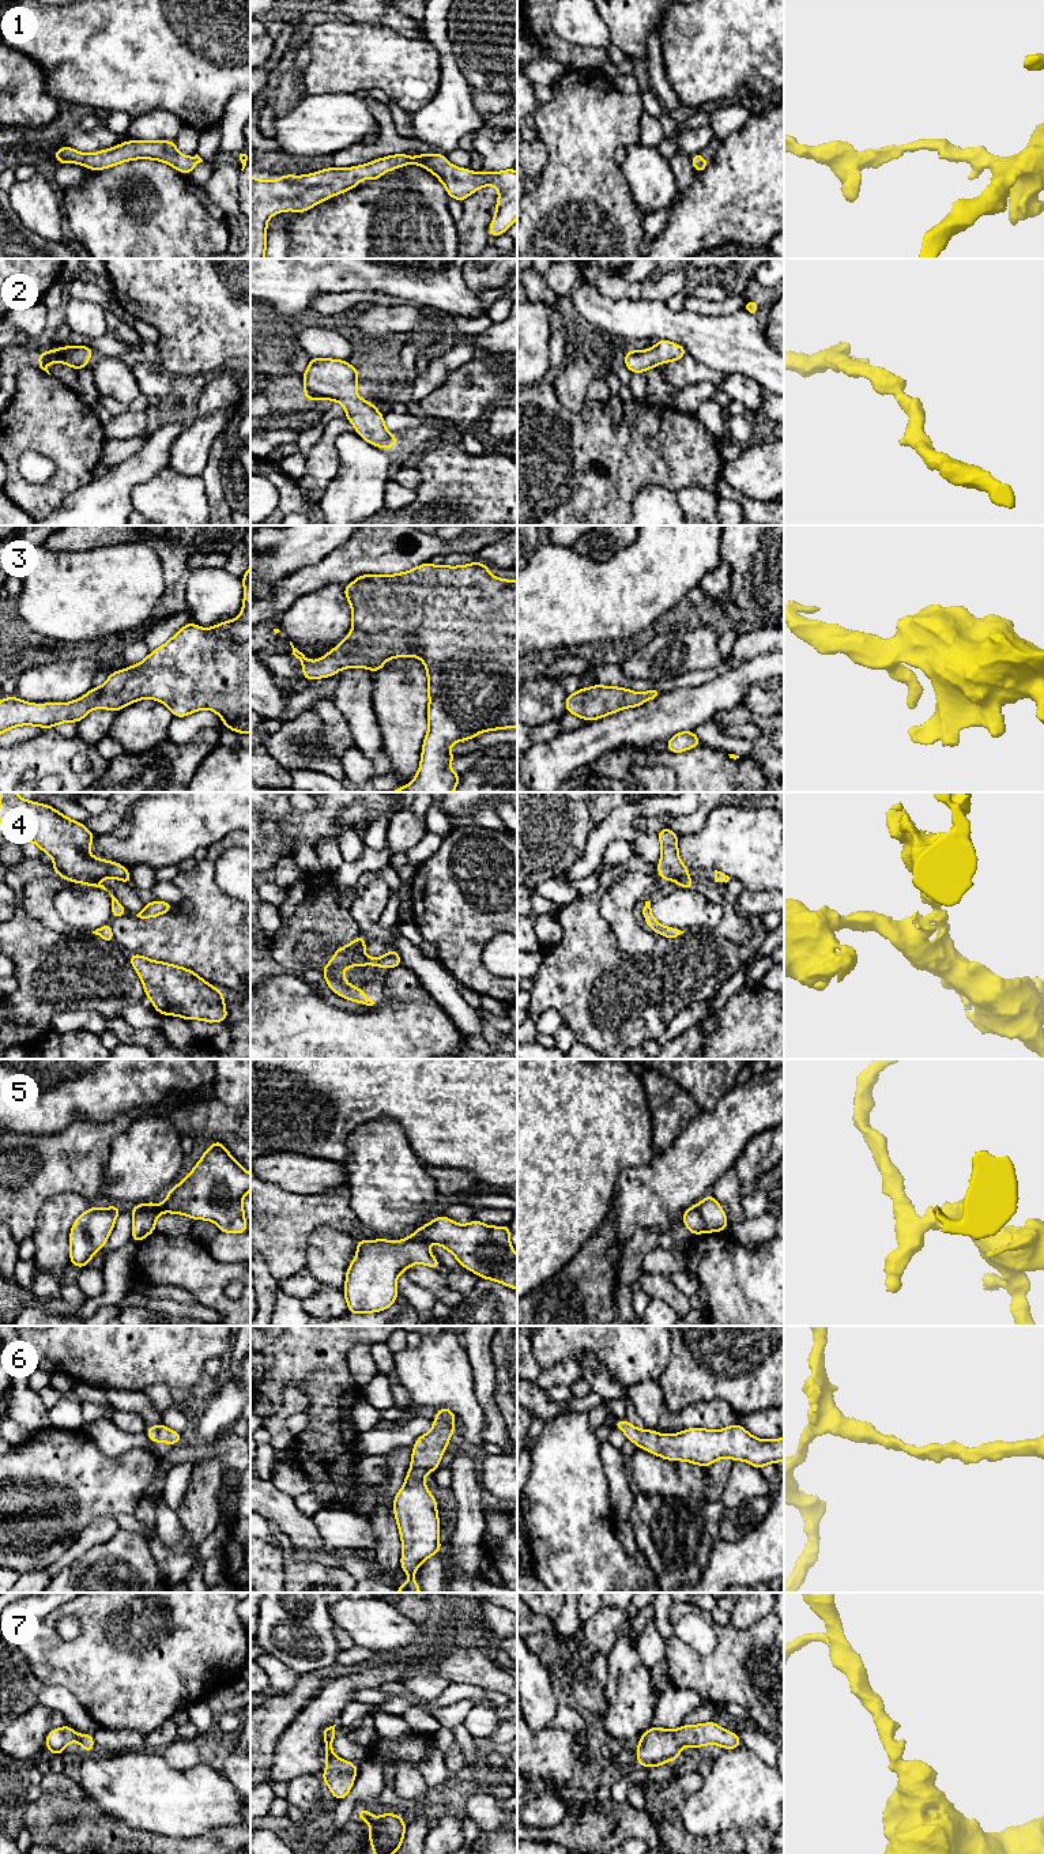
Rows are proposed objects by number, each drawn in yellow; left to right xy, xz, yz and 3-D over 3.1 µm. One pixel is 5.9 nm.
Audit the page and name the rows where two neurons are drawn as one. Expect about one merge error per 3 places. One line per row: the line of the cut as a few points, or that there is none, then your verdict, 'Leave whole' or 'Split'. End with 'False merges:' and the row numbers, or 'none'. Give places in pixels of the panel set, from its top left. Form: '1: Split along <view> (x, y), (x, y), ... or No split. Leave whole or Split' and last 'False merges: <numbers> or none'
1: No split. Leave whole
2: No split. Leave whole
3: No split. Leave whole
4: Split along yz (688, 878), (678, 881). Split
5: Split along yz (697, 1205), (707, 1231). Split
6: No split. Leave whole
7: No split. Leave whole
False merges: 4, 5

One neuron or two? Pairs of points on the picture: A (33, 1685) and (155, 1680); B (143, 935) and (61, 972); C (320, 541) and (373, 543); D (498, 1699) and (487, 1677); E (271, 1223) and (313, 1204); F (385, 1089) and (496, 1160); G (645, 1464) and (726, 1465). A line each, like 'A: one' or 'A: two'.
A: two
B: two
C: two
D: two
E: one
F: one
G: one

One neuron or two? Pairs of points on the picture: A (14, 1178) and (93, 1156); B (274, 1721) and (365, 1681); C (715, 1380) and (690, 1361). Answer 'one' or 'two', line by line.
A: one
B: two
C: one

